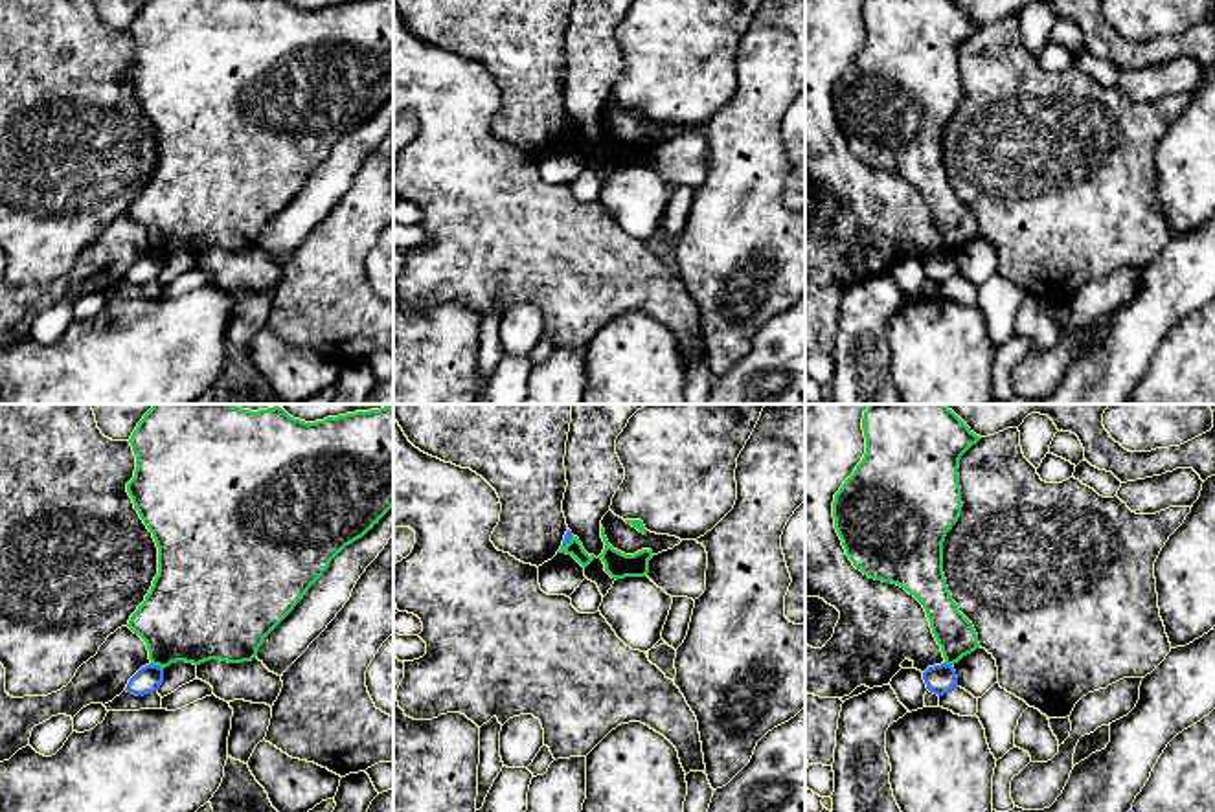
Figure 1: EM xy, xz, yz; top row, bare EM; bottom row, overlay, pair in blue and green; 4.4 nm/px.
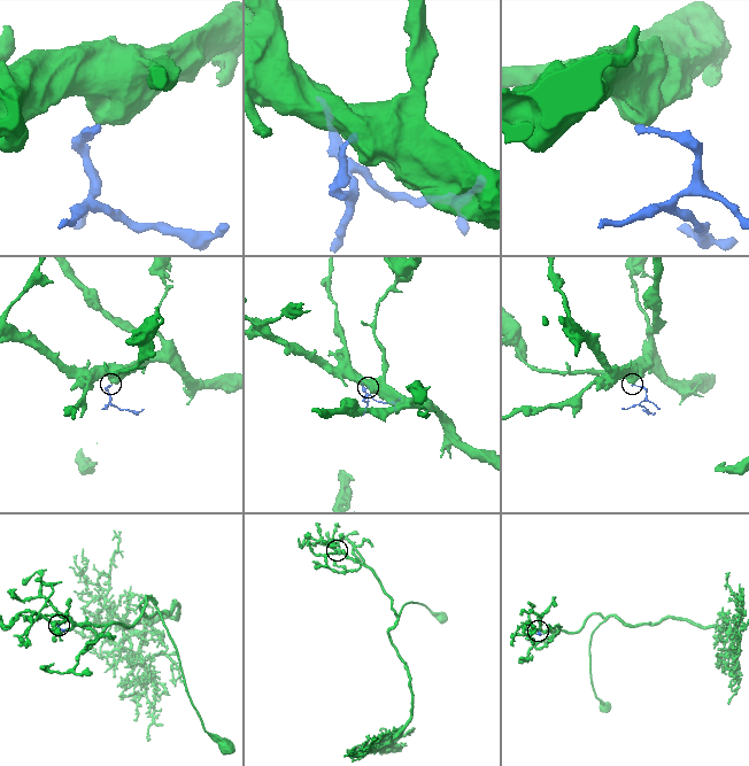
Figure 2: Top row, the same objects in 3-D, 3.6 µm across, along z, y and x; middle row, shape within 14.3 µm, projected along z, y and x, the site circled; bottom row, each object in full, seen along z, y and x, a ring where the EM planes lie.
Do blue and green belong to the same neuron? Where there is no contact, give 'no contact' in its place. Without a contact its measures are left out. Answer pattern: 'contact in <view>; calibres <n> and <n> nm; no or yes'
contact in xy; calibres 120 and 380 nm; no

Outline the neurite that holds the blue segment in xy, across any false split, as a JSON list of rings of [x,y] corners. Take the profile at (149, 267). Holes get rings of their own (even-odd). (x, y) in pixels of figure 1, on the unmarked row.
[[[158,254],[142,255],[127,272],[125,279],[143,285],[160,277],[164,270],[164,257]]]

